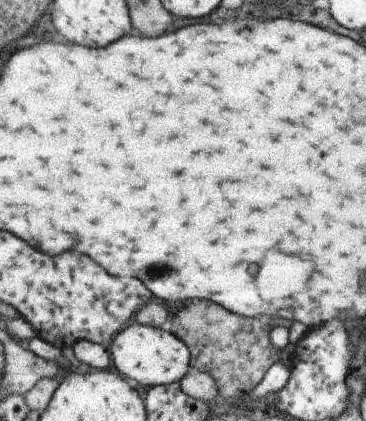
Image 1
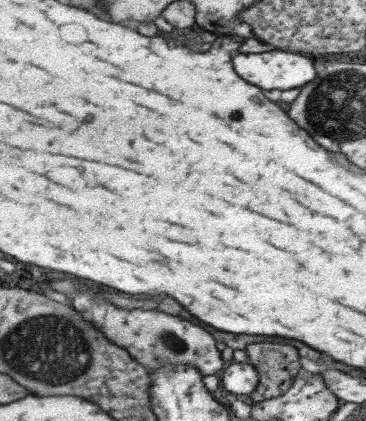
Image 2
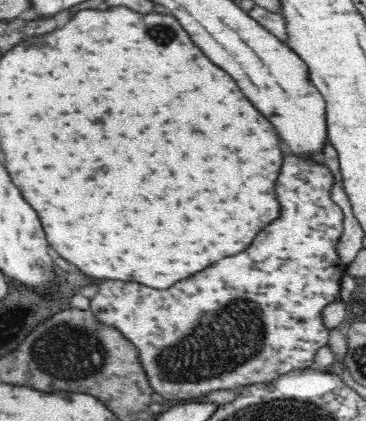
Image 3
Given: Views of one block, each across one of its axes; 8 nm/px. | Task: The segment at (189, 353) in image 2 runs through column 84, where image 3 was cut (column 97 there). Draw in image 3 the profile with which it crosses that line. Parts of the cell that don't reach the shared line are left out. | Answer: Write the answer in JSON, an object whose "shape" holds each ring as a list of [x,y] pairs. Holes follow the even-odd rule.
{"shape":[[[290,150],[290,154],[284,154],[274,186],[280,202],[280,218],[260,230],[246,250],[222,258],[166,290],[156,290],[140,282],[104,280],[98,284],[96,298],[92,298],[92,312],[138,346],[144,370],[164,400],[188,400],[208,396],[216,390],[268,384],[294,370],[314,368],[318,350],[328,344],[332,332],[324,314],[340,298],[338,284],[346,272],[338,252],[346,214],[334,200],[336,188],[344,190],[340,174],[322,164],[316,154]]]}

